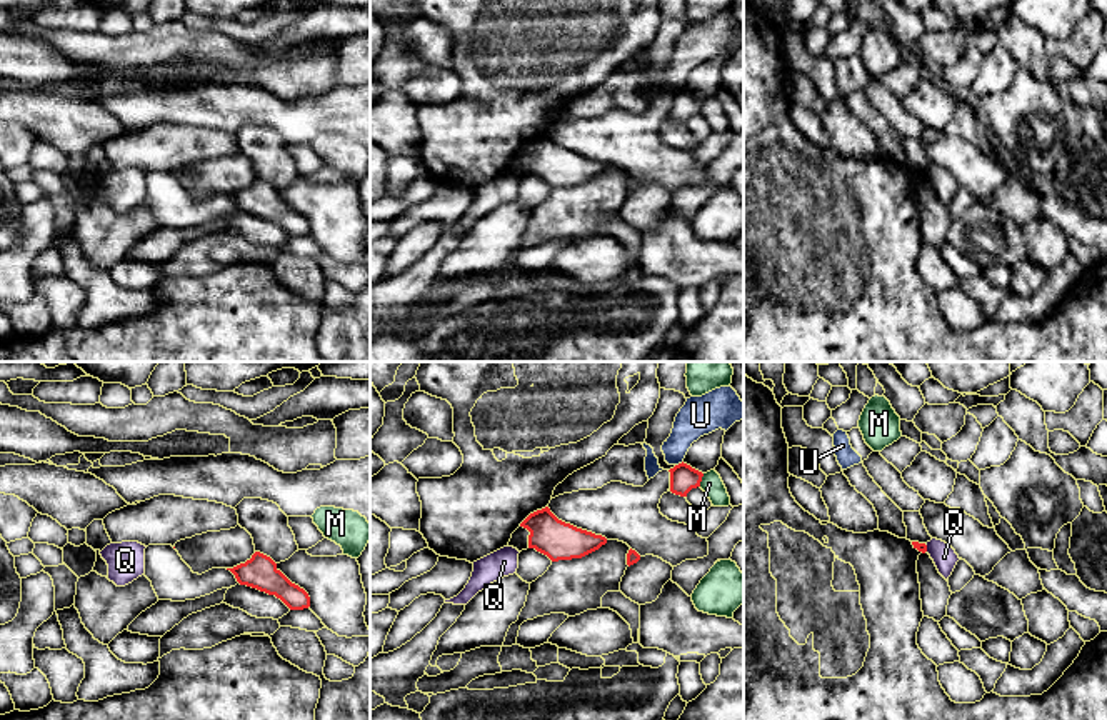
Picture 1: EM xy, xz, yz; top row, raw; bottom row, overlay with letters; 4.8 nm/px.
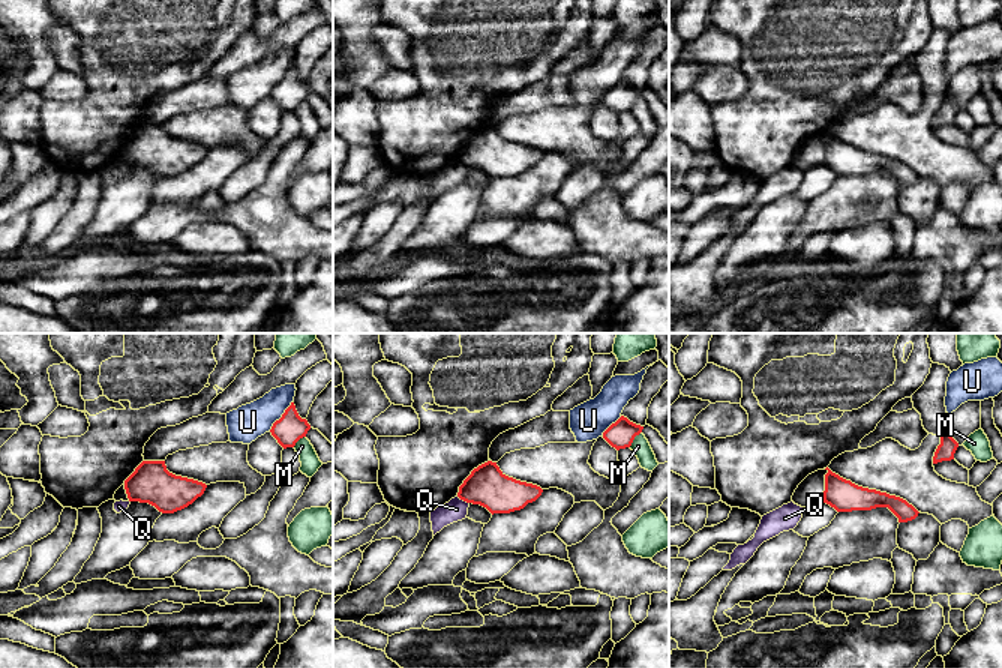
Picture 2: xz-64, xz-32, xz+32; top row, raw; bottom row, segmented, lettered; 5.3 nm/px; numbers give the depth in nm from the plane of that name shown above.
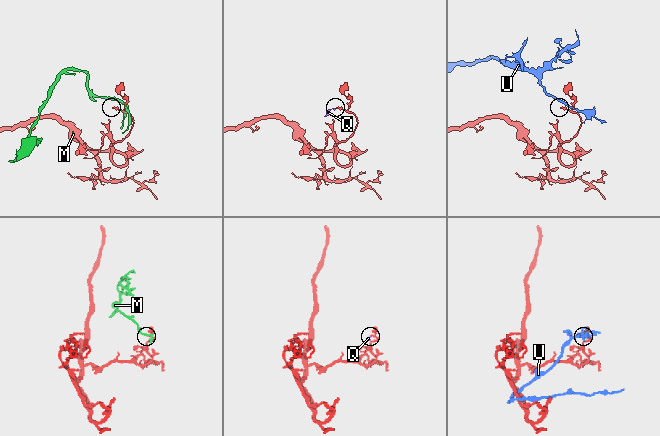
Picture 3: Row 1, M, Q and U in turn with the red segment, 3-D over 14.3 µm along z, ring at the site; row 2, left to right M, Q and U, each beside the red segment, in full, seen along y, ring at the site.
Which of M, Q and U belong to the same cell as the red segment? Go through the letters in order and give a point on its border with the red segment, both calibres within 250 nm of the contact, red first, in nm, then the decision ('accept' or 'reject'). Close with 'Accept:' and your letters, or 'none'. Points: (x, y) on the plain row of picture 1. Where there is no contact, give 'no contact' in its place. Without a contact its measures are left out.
M: xz (701, 107) | 130/100 nm | reject
Q: yz (926, 174) | 50/120 nm | reject
U: xz (679, 90) | 130/180 nm | reject
Accept: none

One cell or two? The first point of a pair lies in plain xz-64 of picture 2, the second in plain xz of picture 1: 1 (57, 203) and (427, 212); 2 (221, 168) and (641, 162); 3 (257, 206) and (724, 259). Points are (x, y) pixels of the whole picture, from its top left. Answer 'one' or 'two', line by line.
1: two
2: two
3: one

